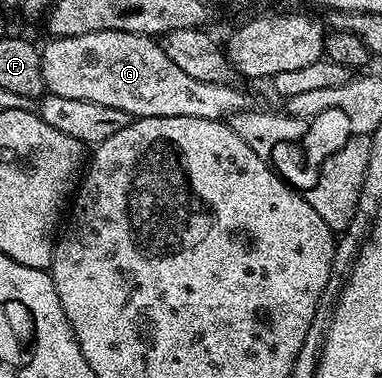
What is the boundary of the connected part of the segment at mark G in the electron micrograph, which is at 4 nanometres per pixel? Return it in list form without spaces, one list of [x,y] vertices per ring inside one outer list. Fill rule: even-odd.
[[[101,31],[100,33],[80,33],[80,37],[50,37],[46,44],[41,44],[40,69],[44,77],[46,91],[60,97],[76,97],[76,101],[96,101],[96,105],[112,105],[112,109],[120,109],[132,117],[143,119],[144,117],[200,117],[201,119],[229,120],[231,115],[238,115],[241,111],[251,110],[252,103],[244,92],[236,85],[229,83],[213,83],[212,81],[196,81],[196,77],[188,77],[184,69],[180,69],[168,58],[165,46],[155,41],[149,35],[137,35],[136,33],[116,33],[115,31]]]

